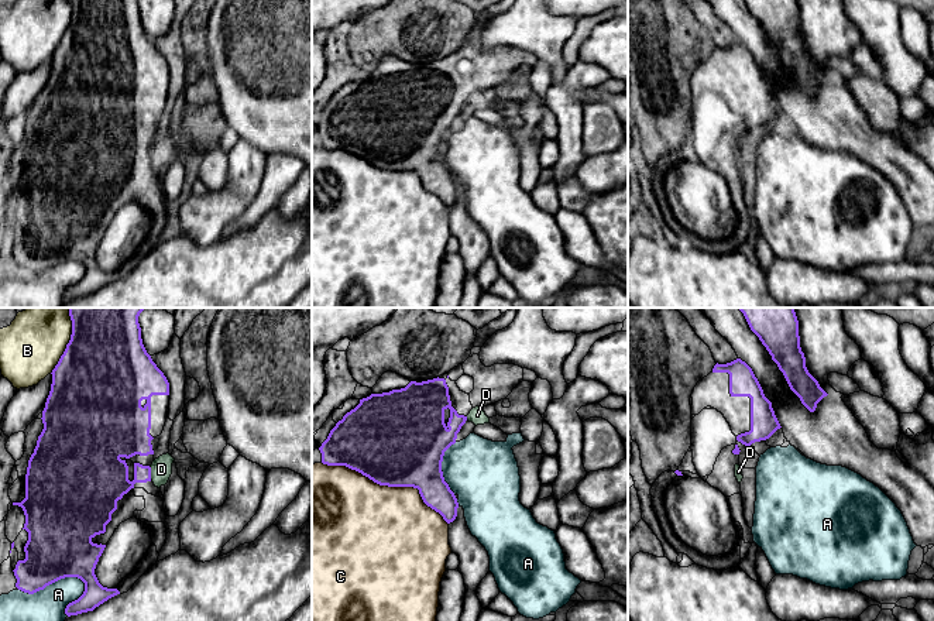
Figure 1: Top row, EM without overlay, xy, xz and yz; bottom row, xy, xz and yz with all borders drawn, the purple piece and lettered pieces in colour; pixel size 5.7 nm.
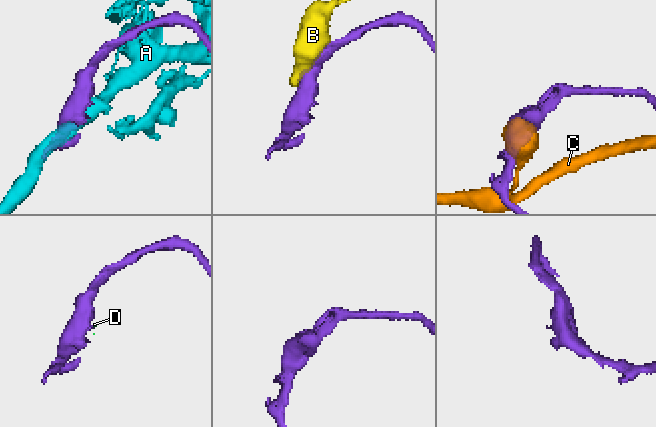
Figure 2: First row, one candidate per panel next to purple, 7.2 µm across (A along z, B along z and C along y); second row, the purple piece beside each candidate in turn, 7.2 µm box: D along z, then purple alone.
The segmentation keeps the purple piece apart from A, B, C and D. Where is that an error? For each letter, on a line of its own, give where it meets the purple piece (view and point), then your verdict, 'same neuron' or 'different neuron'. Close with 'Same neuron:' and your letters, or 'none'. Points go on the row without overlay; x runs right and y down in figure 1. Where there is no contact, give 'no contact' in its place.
A: contact xy (51, 267); different neuron
B: contact xy (67, 28); different neuron
C: contact xz (388, 170); different neuron
D: contact xy (150, 157); different neuron
Same neuron: none

